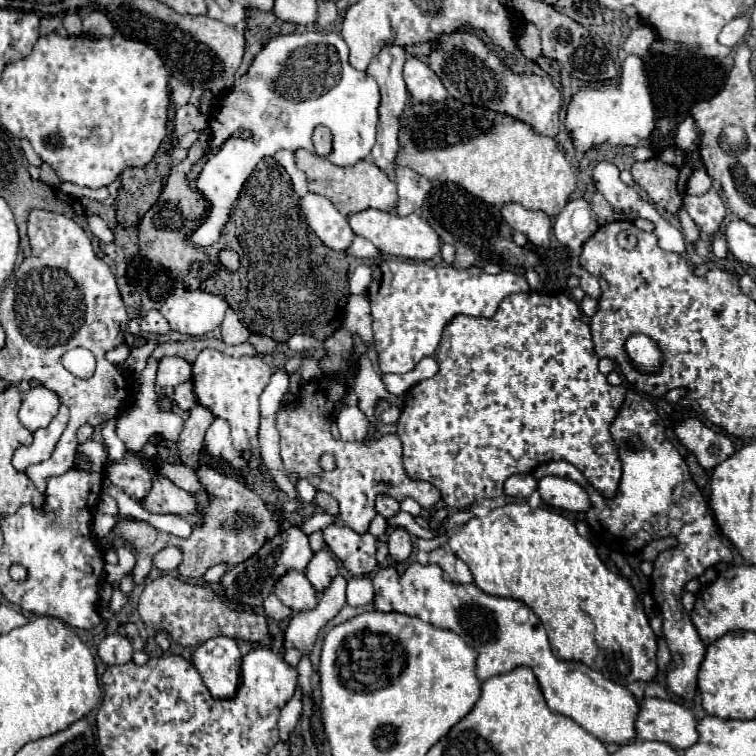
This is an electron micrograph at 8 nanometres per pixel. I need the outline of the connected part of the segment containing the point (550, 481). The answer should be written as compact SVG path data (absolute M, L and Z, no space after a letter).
M543 477L537 489L543 501L565 511L587 511L591 507L589 495L579 483L563 477Z

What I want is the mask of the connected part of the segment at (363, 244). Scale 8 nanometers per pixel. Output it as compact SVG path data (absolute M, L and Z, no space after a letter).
M355 237L355 241L347 249L347 253L355 255L355 257L363 257L363 259L377 259L377 257L381 257L381 251L371 241L367 241L363 237Z

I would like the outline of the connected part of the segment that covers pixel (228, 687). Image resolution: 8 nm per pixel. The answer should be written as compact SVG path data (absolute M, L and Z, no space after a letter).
M213 637L193 653L193 665L215 699L231 699L239 687L241 651L231 637Z

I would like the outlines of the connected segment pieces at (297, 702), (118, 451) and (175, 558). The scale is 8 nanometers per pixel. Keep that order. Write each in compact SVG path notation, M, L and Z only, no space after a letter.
M297 685L297 691L295 695L289 699L289 703L283 707L281 711L281 741L287 741L289 739L289 733L293 731L293 727L297 725L299 721L299 715L301 715L301 709L303 709L303 691L301 687Z
M117 419L107 421L107 423L103 425L103 431L101 431L103 441L105 441L105 447L107 447L107 453L109 453L109 461L121 461L123 455L125 455L125 451L127 451L125 443L123 443L123 441L117 437L117 433L115 433L115 421L117 421Z
M165 547L163 551L159 551L159 553L155 555L153 563L155 563L155 567L157 567L157 569L173 571L173 569L177 569L177 567L179 567L181 559L183 559L183 555L181 555L181 551L179 551L177 547Z

